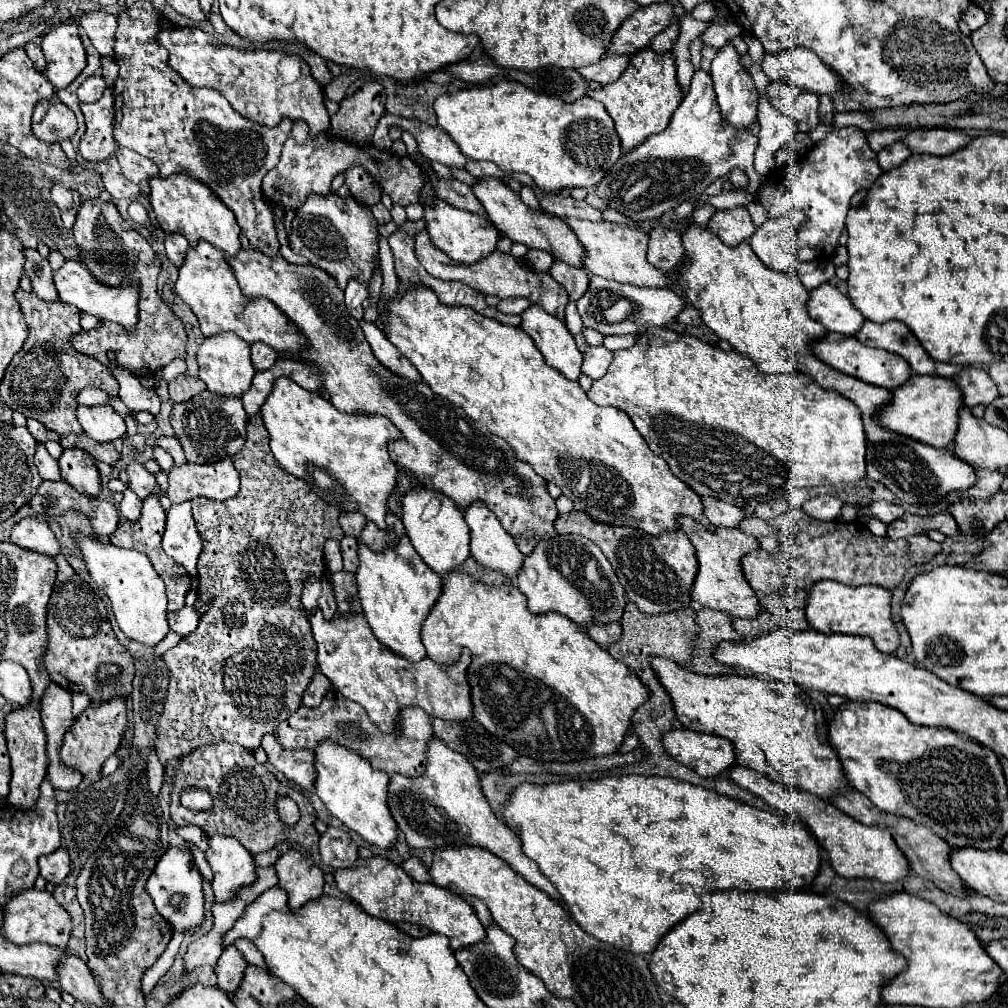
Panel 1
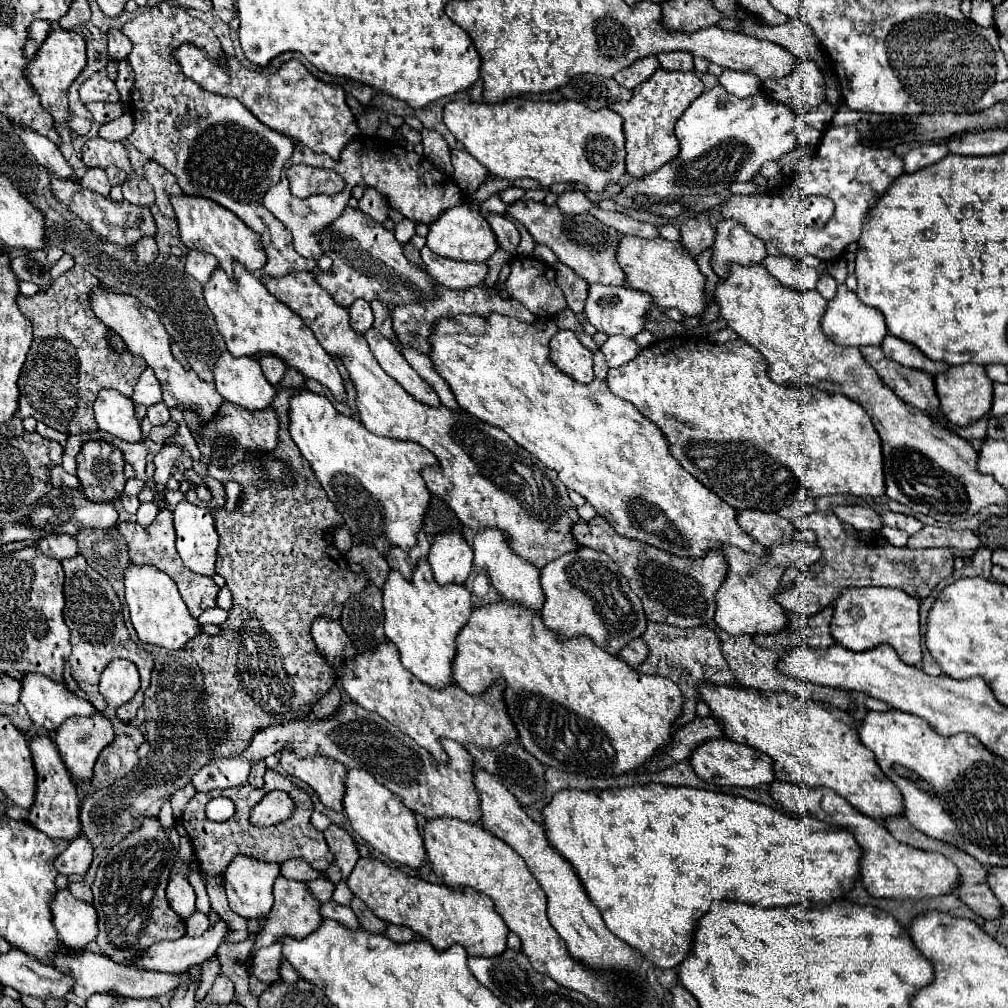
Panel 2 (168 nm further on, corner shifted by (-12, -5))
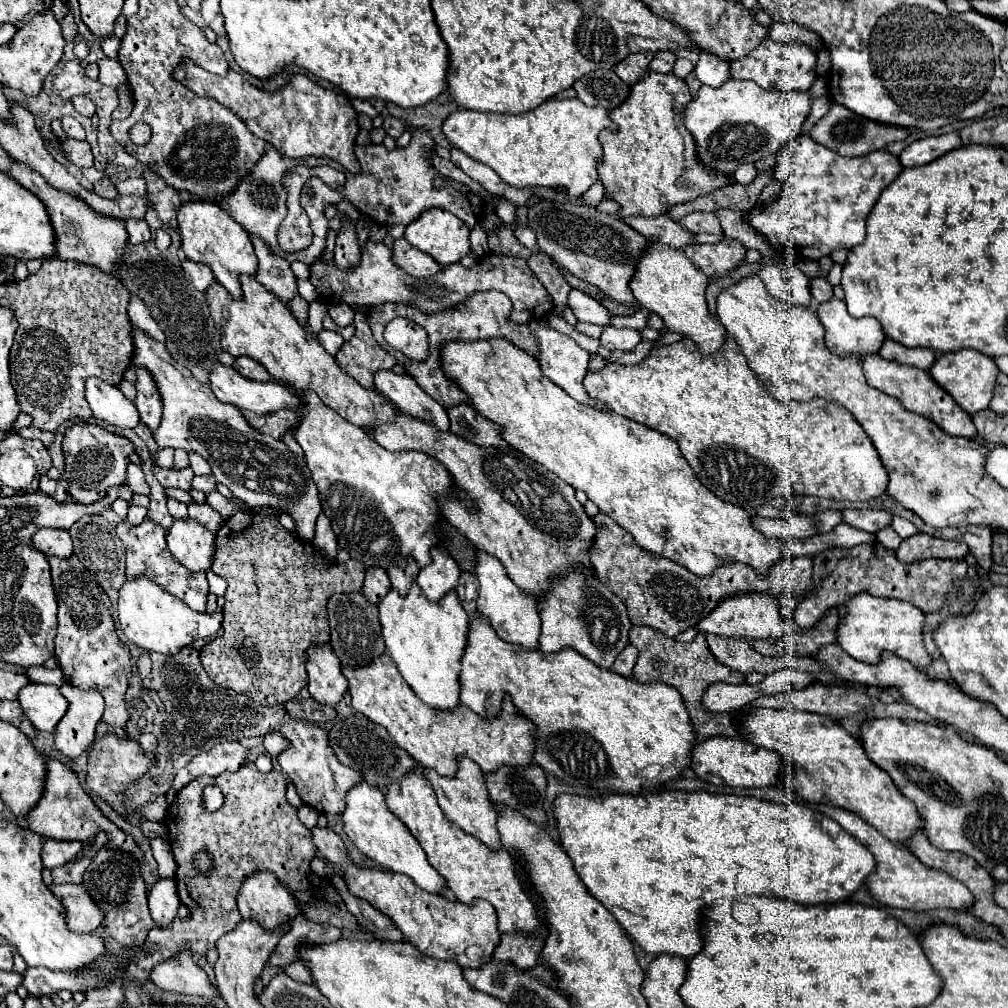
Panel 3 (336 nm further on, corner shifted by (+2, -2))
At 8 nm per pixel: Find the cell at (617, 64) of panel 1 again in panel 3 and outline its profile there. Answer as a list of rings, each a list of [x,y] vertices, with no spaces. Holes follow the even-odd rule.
[[[637,52],[637,54],[629,54],[625,60],[621,60],[621,64],[617,64],[613,68],[613,72],[627,84],[635,84],[643,72],[649,68],[649,62],[653,60],[655,54],[651,52]]]

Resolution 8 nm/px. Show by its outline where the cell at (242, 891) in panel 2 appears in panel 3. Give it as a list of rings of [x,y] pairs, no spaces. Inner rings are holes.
[[[255,872],[247,876],[241,884],[237,906],[243,918],[253,918],[267,930],[301,914],[299,904],[273,872]]]

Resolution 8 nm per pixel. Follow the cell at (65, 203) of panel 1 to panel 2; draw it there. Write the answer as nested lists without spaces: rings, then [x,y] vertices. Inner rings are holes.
[[[15,127],[15,133],[21,137],[21,141],[25,143],[25,147],[31,151],[31,155],[43,165],[47,167],[49,171],[53,171],[57,177],[61,179],[67,179],[67,177],[73,177],[73,169],[67,165],[67,161],[63,159],[59,147],[55,143],[51,143],[47,137],[31,131],[29,127]]]

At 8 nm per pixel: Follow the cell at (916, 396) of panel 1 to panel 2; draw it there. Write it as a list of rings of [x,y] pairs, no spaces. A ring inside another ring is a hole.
[[[975,363],[949,367],[947,371],[935,375],[935,389],[941,401],[941,411],[955,425],[969,425],[971,421],[979,421],[991,411],[991,399],[993,399],[991,387],[993,381],[989,379],[985,367],[979,367]]]

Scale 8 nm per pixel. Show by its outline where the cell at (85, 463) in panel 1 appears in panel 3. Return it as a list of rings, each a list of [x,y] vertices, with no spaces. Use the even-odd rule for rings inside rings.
[[[93,424],[71,426],[63,438],[63,454],[65,454],[63,480],[67,482],[69,496],[81,504],[93,504],[101,500],[107,488],[125,482],[125,468],[129,464],[129,454],[133,450],[135,448],[129,440],[111,434],[101,426]]]

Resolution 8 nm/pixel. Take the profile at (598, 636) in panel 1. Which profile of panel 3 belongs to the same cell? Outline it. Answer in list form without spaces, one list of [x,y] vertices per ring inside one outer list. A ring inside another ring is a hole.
[[[627,644],[623,648],[623,652],[617,656],[617,660],[613,664],[613,672],[621,674],[621,676],[631,676],[635,660],[637,660],[637,648],[633,644]]]

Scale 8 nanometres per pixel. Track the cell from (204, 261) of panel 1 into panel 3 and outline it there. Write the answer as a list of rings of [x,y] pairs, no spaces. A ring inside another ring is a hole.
[[[241,274],[239,282],[243,290],[239,300],[233,300],[219,282],[205,290],[207,306],[215,328],[221,332],[221,348],[225,352],[235,358],[251,356],[259,360],[275,380],[293,386],[297,394],[303,390],[315,390],[331,410],[355,426],[367,428],[393,420],[393,406],[387,404],[377,390],[361,388],[355,380],[349,380],[349,376],[345,376],[345,372],[341,372],[341,368],[335,364],[335,358],[329,356],[317,342],[315,334],[301,328],[289,308],[273,292],[257,284],[253,276]]]

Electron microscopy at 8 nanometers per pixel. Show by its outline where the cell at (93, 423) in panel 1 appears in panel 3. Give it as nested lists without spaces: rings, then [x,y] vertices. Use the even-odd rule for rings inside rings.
[[[89,378],[85,396],[99,422],[115,428],[135,428],[139,424],[137,408],[121,394],[119,388],[109,386],[99,378]]]

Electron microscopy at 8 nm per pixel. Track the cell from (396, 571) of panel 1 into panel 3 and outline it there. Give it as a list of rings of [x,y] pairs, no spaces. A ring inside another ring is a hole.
[[[413,582],[407,596],[401,596],[391,588],[377,608],[381,634],[387,646],[385,652],[393,658],[411,690],[433,708],[455,708],[459,702],[459,660],[465,648],[469,624],[469,616],[465,614],[457,592],[451,590],[441,600],[431,602],[425,598],[419,584]]]

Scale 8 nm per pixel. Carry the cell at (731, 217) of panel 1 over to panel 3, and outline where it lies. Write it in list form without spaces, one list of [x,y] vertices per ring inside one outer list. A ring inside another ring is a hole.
[[[727,238],[715,244],[685,246],[683,252],[705,276],[727,276],[731,268],[743,262],[747,250],[739,240]]]

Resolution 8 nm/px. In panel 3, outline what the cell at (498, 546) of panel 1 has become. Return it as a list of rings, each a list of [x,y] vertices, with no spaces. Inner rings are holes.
[[[477,550],[475,554],[477,566],[475,566],[475,576],[479,580],[479,598],[477,598],[477,612],[487,616],[491,620],[493,630],[497,636],[505,642],[521,644],[529,650],[537,648],[537,636],[539,636],[539,604],[533,596],[527,596],[527,592],[517,590],[513,580],[507,576],[505,568],[499,564],[499,560],[483,550]]]

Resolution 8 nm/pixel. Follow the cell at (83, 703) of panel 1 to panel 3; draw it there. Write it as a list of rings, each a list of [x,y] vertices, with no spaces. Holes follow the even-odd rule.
[[[29,682],[19,690],[19,704],[31,724],[41,732],[53,732],[67,710],[59,686]]]

